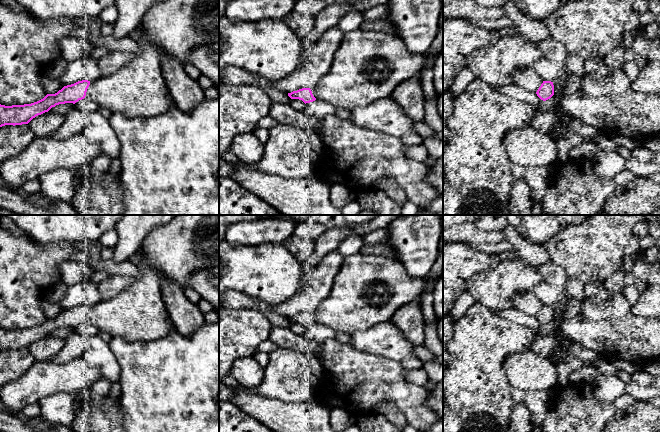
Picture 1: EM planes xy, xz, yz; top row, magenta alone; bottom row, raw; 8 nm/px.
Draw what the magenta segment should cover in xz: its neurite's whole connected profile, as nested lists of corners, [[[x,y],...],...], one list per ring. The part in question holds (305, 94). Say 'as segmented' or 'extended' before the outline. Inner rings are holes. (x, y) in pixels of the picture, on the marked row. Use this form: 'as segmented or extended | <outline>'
extended | [[[357,29],[344,34],[330,70],[318,83],[288,93],[288,96],[302,100],[305,104],[317,99],[341,109],[366,107],[390,97],[399,84],[418,74],[422,65],[423,54],[409,52],[398,36],[382,31]]]

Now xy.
extended | [[[165,0],[156,3],[143,16],[141,34],[137,43],[140,51],[134,58],[112,75],[95,81],[82,80],[64,86],[55,94],[24,105],[5,106],[0,104],[0,127],[28,124],[33,118],[48,112],[59,104],[73,103],[84,98],[94,101],[111,113],[127,118],[153,117],[166,112],[172,105],[172,98],[163,77],[161,56],[169,55],[183,65],[189,63],[189,55],[201,45],[219,42],[219,0]]]

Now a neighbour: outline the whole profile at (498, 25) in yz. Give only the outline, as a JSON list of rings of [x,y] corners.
[[[504,15],[500,19],[491,20],[491,21],[481,21],[477,23],[474,21],[470,22],[489,31],[490,33],[496,31],[501,34],[502,31],[507,27],[515,28],[514,22],[511,19],[509,19],[506,15]]]

